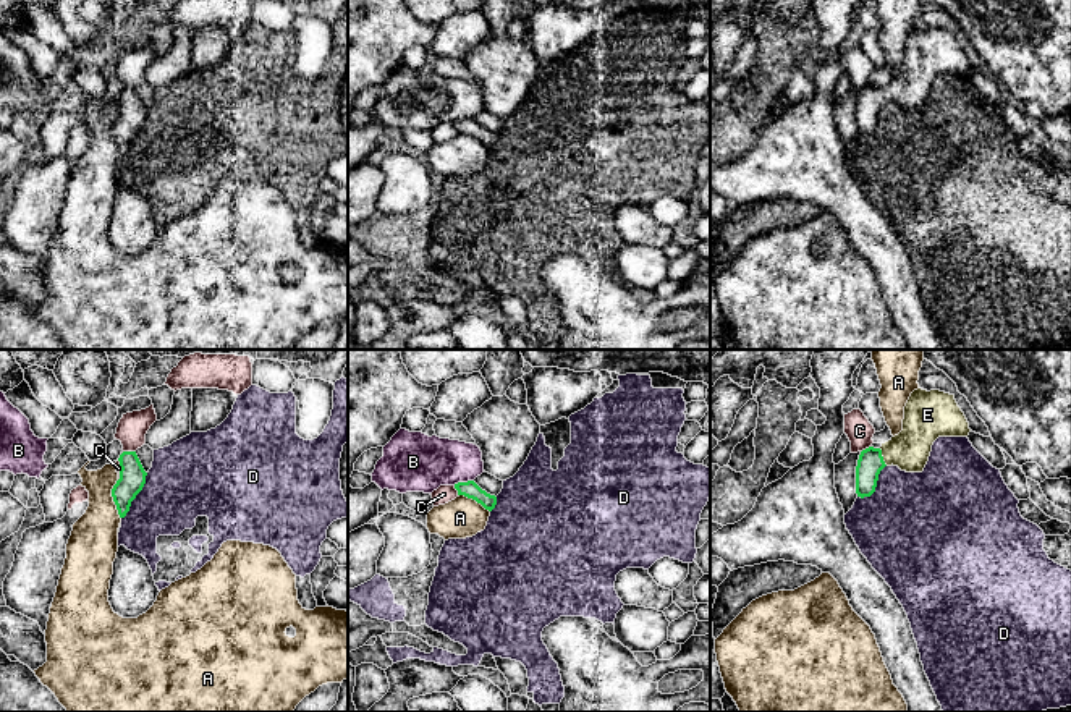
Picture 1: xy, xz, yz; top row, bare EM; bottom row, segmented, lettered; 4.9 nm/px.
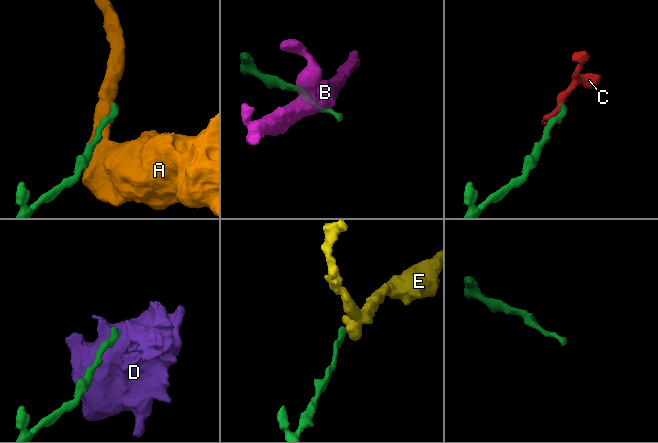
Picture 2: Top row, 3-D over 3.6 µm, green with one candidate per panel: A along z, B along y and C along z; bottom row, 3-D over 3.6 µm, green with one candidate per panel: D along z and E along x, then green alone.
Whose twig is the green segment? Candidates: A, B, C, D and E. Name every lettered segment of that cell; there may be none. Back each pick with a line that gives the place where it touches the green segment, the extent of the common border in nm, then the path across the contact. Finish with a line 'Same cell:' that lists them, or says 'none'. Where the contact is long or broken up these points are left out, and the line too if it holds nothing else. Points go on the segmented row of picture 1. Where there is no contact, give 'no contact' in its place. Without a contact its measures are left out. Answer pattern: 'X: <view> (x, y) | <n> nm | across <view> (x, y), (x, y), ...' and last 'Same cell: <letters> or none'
E: yz (882, 457) | 100 nm | across yz (871, 461), (882, 457), (892, 452), (910, 450)
Same cell: E

